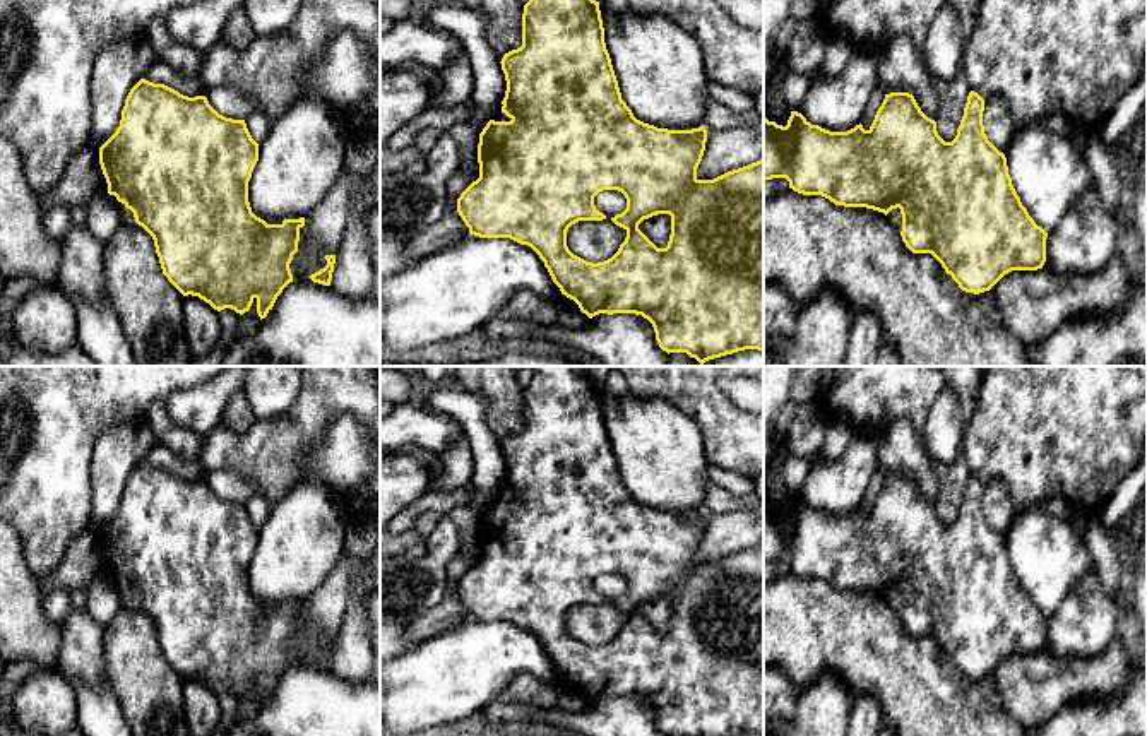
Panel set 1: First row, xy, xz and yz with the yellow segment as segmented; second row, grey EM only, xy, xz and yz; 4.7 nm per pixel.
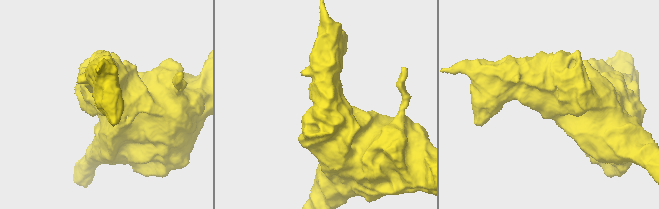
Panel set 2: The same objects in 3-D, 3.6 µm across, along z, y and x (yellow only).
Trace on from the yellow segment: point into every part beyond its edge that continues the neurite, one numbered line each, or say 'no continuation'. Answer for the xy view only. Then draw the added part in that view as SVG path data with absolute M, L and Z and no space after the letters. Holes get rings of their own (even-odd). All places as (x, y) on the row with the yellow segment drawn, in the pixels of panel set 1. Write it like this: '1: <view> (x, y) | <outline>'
1: xy (125, 214) | M110 195L110 197L111 197L111 202L120 216L120 224L139 226L135 223L134 212L130 209L127 209L125 204L118 202L115 195Z

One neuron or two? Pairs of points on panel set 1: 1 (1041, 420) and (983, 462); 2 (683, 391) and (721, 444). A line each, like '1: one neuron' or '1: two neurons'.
1: one neuron
2: one neuron

